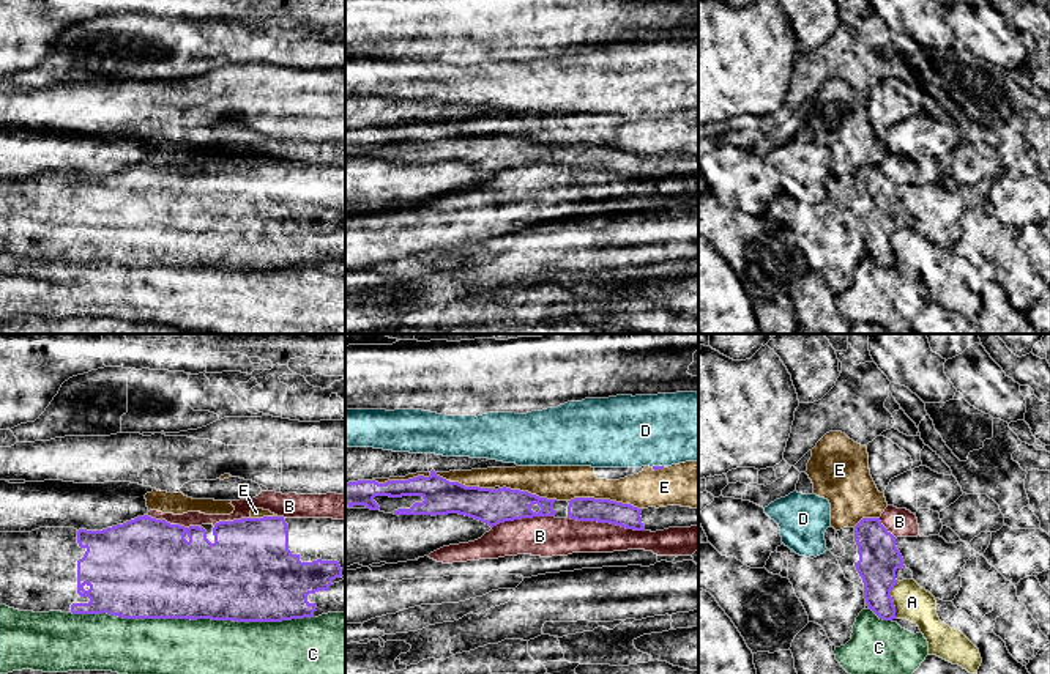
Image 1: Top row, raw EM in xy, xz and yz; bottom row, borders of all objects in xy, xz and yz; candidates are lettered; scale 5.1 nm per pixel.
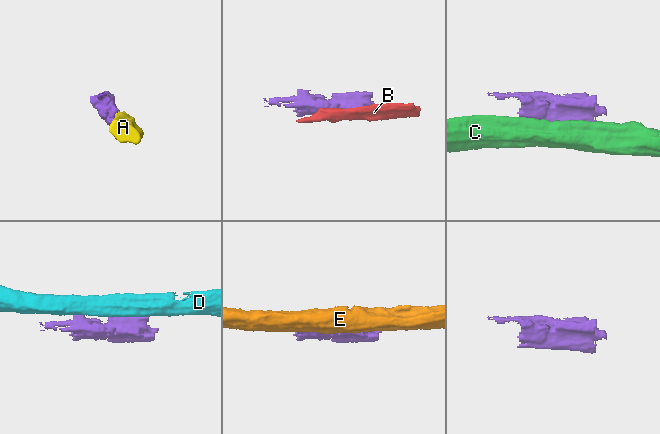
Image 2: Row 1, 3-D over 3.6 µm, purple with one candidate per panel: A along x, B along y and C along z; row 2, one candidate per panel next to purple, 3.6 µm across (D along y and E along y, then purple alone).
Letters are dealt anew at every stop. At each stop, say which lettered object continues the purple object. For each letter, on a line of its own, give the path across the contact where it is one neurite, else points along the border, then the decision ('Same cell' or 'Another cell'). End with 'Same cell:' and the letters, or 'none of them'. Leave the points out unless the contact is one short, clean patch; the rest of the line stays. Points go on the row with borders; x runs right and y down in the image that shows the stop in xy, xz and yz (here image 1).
A: Another cell
B: Another cell
C: Another cell
D: Boundary: xz (662, 465), (651, 466). Another cell
E: Another cell
Same cell: none of them

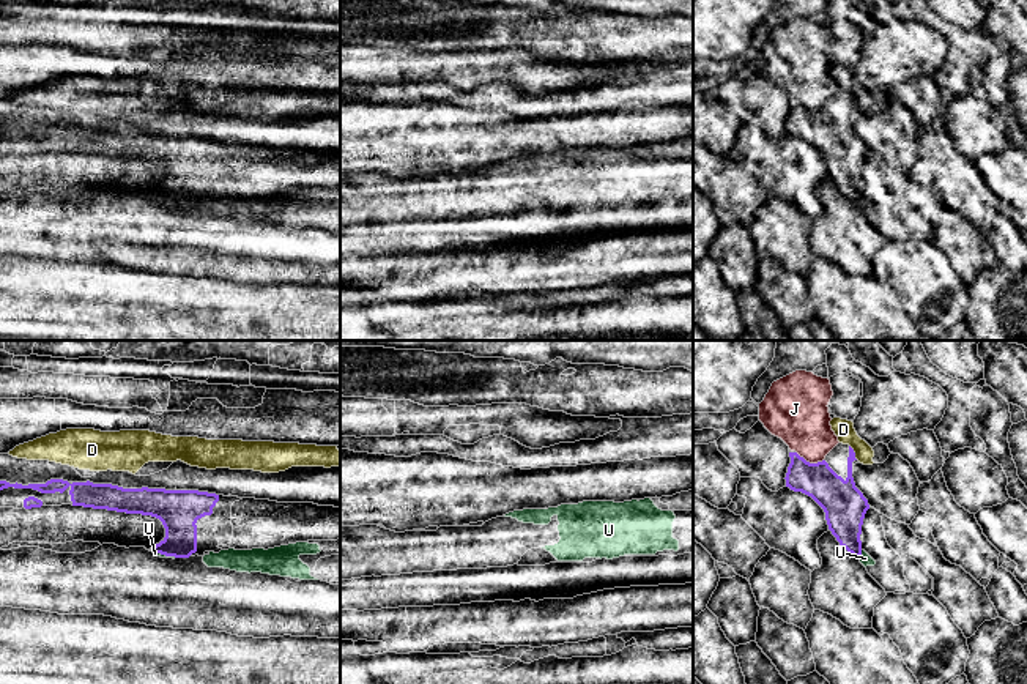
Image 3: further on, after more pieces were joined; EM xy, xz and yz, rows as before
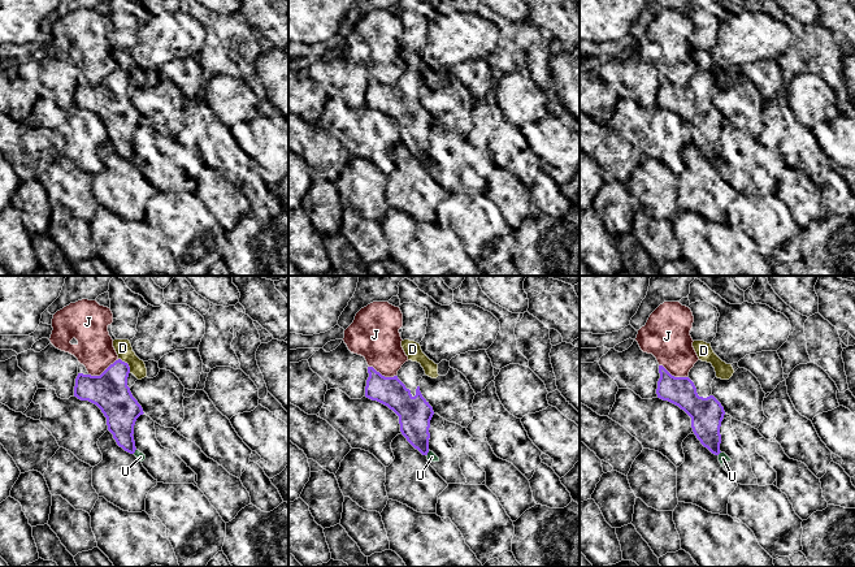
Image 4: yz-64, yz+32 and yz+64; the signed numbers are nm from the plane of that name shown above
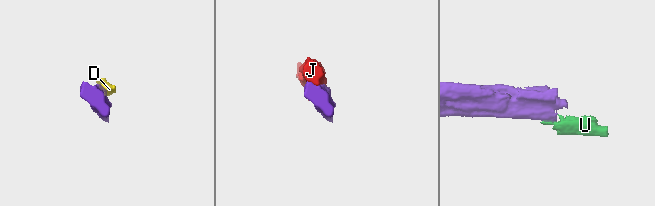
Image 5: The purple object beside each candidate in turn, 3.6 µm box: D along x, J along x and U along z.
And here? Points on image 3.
D: Another cell
J: Another cell
U: Boundary: yz (862, 550), (857, 557). Another cell
Same cell: none of them

